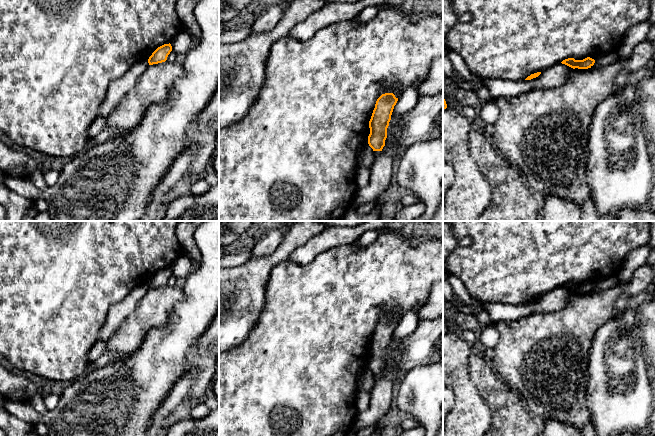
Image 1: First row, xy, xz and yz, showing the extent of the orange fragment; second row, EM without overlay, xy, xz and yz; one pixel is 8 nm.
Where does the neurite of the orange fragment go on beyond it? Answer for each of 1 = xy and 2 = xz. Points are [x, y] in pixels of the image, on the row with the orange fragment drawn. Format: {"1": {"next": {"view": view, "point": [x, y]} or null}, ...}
{"1": {"next": null}, "2": {"next": null}}

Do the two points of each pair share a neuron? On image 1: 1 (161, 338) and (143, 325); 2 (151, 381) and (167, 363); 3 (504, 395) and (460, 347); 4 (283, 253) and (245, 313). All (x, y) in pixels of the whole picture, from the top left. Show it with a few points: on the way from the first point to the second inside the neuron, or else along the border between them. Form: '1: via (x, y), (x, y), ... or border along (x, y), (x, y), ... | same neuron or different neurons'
1: border along (168, 315), (163, 325), (148, 331), (137, 350) | different neurons
2: via (153, 377), (163, 367) | same neuron
3: border along (471, 353), (469, 356), (470, 380) | different neurons
4: via (267, 265), (245, 287), (245, 297) | same neuron

